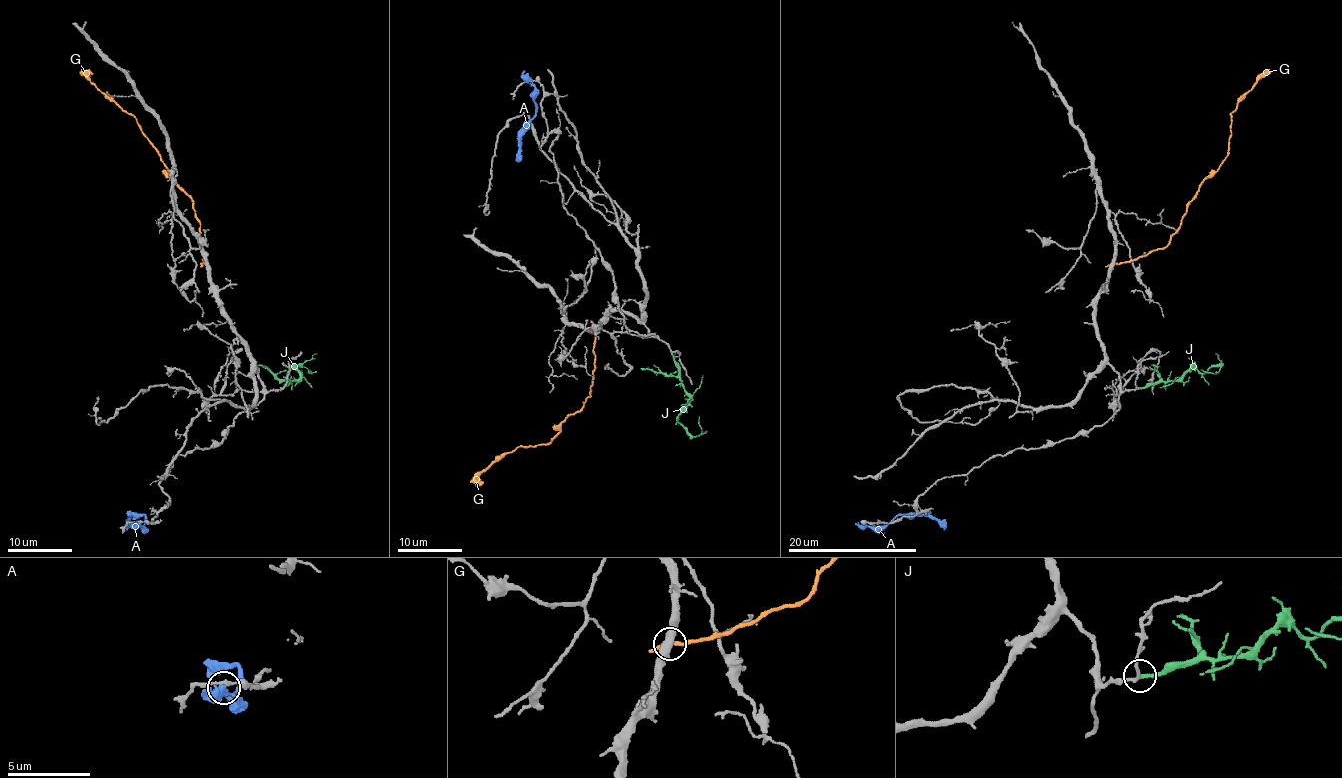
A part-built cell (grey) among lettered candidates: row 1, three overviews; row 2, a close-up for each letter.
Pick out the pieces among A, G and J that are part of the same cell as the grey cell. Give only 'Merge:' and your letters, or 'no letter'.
Merge: no letter

